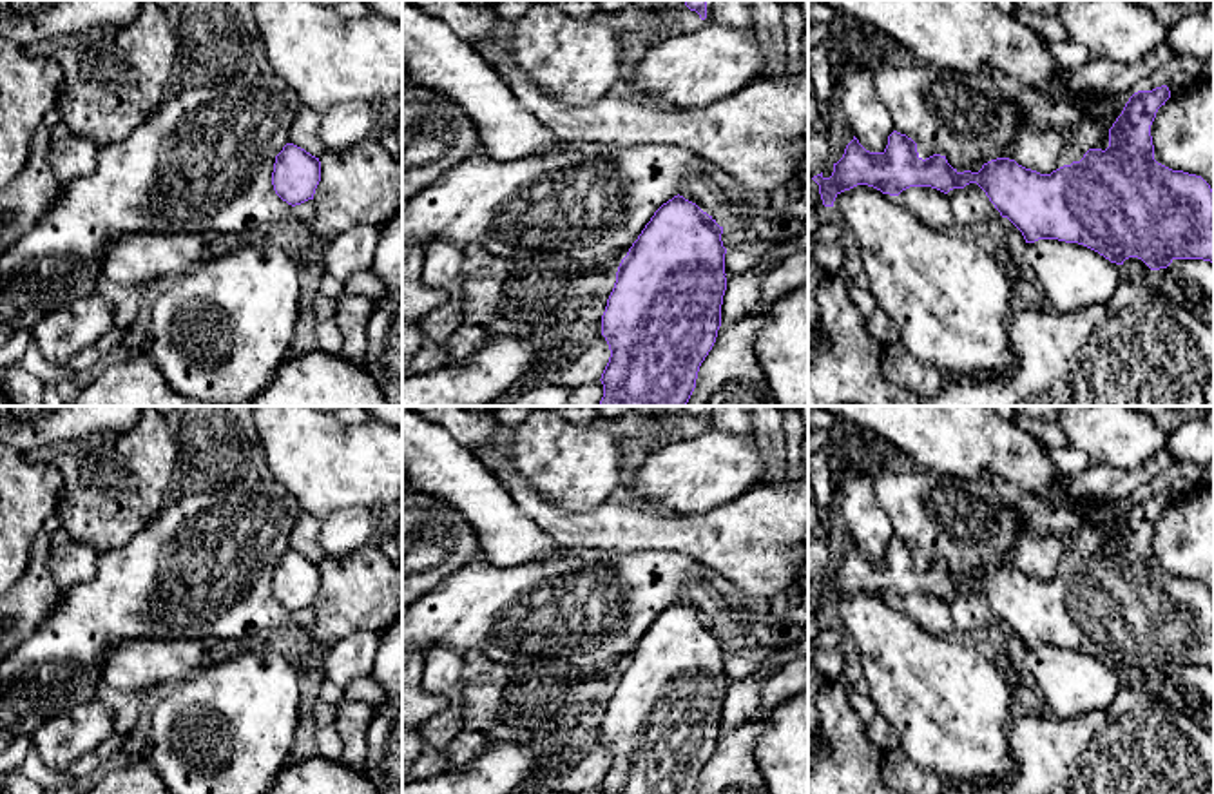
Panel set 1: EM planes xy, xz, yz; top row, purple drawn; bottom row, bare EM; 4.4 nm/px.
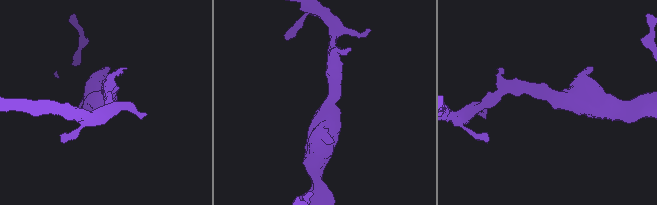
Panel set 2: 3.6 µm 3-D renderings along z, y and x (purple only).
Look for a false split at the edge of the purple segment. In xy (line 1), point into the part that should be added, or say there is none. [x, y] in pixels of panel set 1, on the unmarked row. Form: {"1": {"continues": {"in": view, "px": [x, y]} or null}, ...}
{"1": {"continues": null}}

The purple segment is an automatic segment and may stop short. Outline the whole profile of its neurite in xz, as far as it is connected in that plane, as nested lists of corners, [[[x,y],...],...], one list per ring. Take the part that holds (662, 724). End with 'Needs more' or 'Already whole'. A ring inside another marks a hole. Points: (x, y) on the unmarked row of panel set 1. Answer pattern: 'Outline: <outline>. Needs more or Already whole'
Outline: [[[674,602],[645,631],[621,665],[614,694],[602,721],[602,741],[611,763],[602,779],[603,794],[696,794],[701,769],[712,756],[721,732],[721,711],[727,696],[723,633],[696,609]]]. Already whole

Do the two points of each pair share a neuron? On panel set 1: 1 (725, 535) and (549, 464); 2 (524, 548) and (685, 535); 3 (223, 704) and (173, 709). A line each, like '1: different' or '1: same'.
1: different
2: different
3: same

